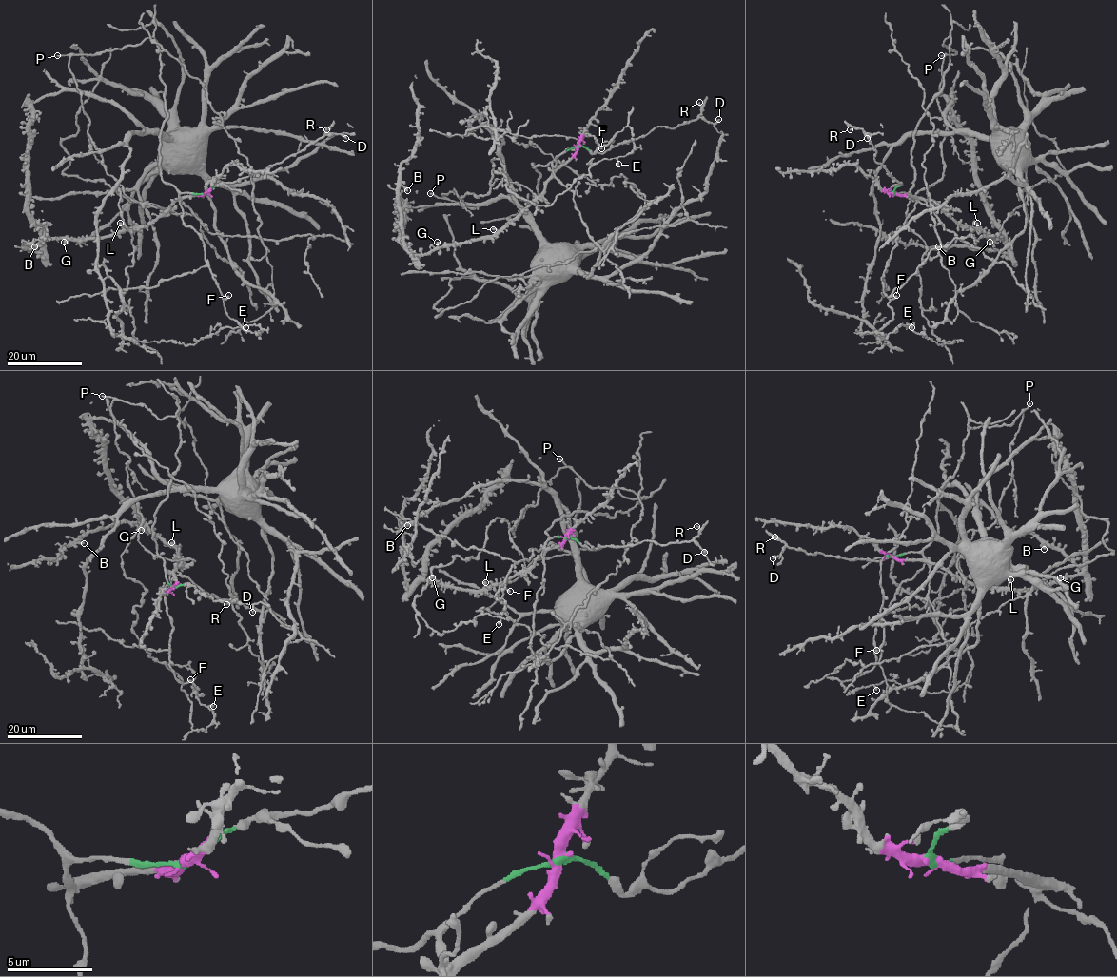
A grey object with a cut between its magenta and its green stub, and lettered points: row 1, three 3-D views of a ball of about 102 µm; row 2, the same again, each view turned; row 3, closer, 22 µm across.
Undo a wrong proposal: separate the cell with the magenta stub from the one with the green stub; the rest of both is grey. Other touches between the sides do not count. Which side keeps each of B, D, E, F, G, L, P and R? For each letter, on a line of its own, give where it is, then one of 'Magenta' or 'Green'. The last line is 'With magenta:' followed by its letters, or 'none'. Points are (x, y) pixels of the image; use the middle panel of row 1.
B: Place: (407, 190). Magenta
D: Place: (718, 119). Green
E: Place: (618, 164). Green
F: Place: (601, 148). Green
G: Place: (437, 242). Magenta
L: Place: (493, 229). Magenta
P: Place: (430, 193). Green
R: Place: (699, 102). Green
With magenta: B, G, L

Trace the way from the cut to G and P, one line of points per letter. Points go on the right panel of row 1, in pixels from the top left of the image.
G: (894, 192), (915, 195), (937, 204), (963, 225), (976, 227), (989, 238), (994, 238), (989, 242)
P: (894, 192), (908, 192), (913, 186), (914, 133), (942, 87), (950, 37), (943, 45), (956, 52), (941, 55)

